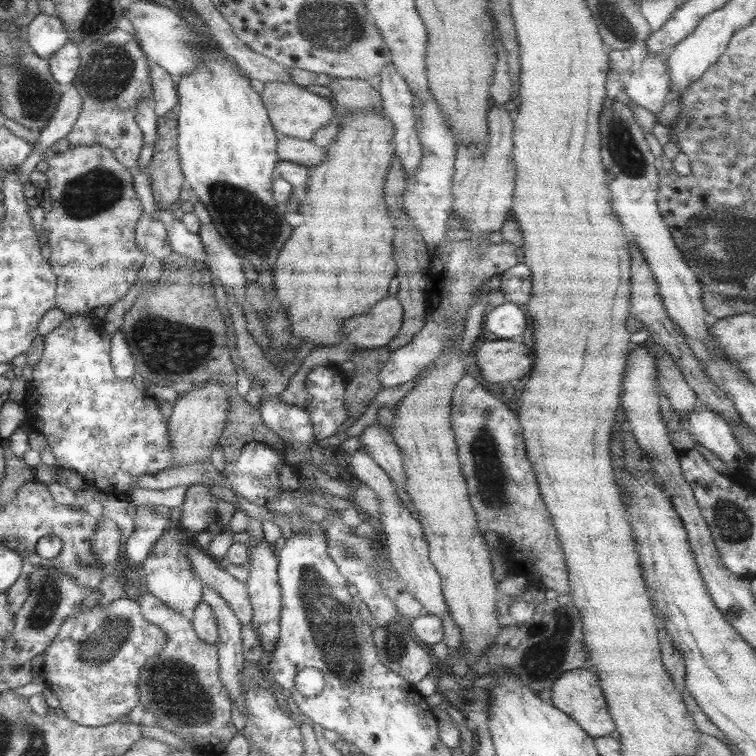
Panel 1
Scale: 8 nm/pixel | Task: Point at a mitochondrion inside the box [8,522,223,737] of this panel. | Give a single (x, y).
(177, 684)

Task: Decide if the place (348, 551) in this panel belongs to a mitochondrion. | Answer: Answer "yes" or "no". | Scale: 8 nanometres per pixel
yes

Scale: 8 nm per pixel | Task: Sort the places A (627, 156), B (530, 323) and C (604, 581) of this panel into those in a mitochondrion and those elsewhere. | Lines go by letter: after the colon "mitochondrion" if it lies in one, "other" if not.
A: mitochondrion
B: other
C: other

